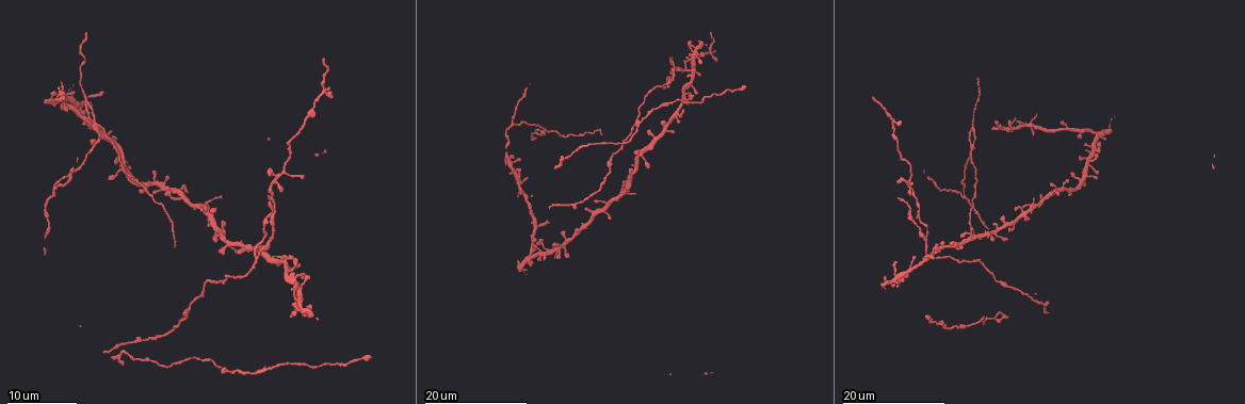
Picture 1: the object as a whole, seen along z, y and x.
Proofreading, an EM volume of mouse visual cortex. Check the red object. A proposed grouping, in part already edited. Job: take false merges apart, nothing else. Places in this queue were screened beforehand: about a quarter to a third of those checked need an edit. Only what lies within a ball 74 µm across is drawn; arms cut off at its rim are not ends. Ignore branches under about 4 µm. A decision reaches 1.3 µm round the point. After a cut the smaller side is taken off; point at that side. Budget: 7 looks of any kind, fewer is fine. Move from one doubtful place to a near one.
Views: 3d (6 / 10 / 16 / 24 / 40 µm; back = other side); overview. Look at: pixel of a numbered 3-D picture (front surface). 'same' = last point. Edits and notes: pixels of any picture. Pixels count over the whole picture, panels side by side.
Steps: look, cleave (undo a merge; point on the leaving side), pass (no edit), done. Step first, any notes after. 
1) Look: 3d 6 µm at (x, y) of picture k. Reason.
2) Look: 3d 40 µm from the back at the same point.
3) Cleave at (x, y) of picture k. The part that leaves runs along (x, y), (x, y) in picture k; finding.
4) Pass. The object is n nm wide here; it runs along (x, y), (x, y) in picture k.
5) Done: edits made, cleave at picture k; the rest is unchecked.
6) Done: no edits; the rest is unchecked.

Look: 3d 16 µm at (970, 145) of picture 1. Four or more arms meet.

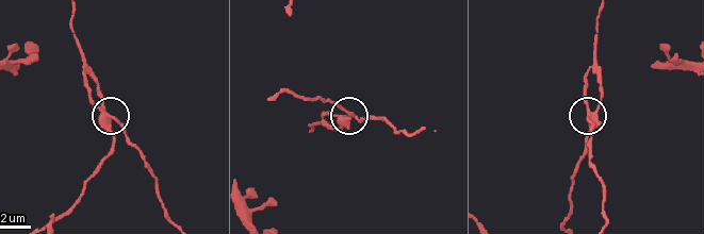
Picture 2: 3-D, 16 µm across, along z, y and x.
Look: 3d 6 µm at (112, 118) of picture 2. Zoom in.

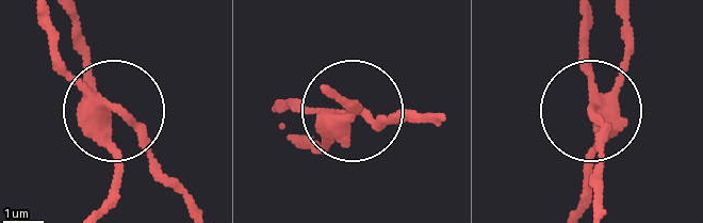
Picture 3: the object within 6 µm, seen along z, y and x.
Pass. The side arm is 24 µm long; all the same neuron.

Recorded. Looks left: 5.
Look: 3d 24 µm at (257, 254) of picture 1.

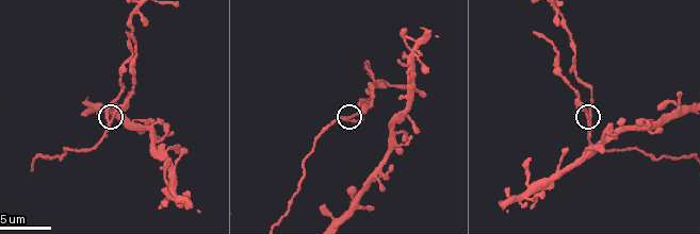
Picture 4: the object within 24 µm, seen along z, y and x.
Look: 3d 10 µm at (107, 118) of picture 4.

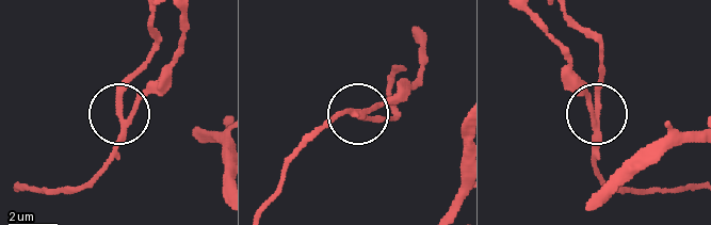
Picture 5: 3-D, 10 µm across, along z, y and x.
Cleave at (125, 90) of picture 5. The part that leaves runs along (124, 123), (124, 87), (150, 51), (154, 15) in picture 5; a second neuron is stuck on.

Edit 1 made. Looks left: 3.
Look: 3d 16 µm at (563, 250) of picture 1. Three arms meet.

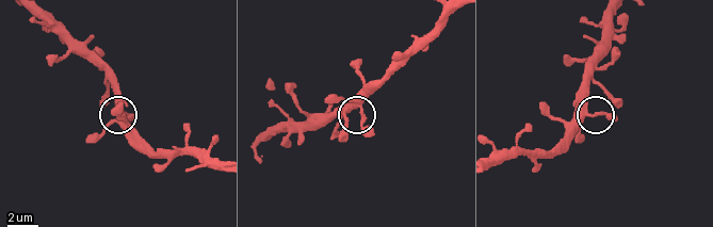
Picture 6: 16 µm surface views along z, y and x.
Look: 3d 10 µm at (360, 109) of picture 6.

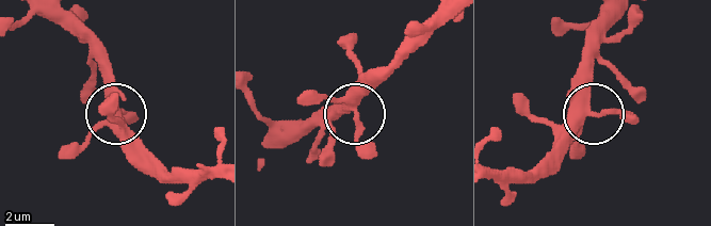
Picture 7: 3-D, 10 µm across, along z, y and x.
Pass. The side arm is 40 µm long; 3 arms meet here; all the same neuron.

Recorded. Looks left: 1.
Done: edits made, cleave at picture 5; the rest is unchecked.

